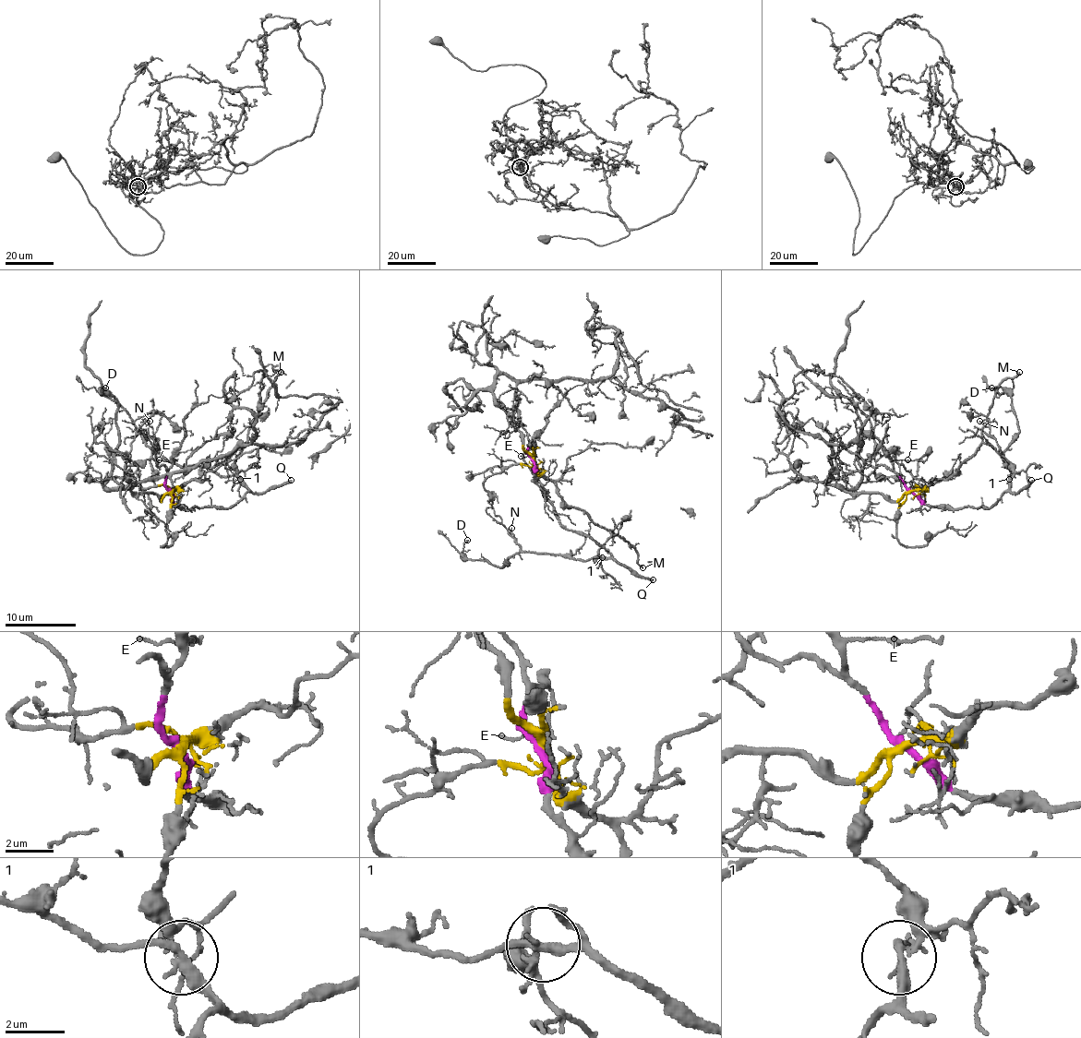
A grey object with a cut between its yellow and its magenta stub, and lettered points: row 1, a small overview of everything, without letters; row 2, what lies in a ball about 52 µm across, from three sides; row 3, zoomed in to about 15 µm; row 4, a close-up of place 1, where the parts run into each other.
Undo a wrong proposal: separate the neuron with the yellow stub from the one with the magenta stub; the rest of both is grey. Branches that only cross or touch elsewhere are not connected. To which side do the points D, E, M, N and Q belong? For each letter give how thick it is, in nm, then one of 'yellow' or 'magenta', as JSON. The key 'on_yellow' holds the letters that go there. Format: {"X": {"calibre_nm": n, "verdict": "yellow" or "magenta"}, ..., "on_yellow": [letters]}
{"D": {"calibre_nm": 120, "verdict": "magenta"}, "E": {"calibre_nm": 80, "verdict": "magenta"}, "M": {"calibre_nm": 240, "verdict": "yellow"}, "N": {"calibre_nm": 140, "verdict": "magenta"}, "Q": {"calibre_nm": 240, "verdict": "magenta"}, "on_yellow": ["M"]}

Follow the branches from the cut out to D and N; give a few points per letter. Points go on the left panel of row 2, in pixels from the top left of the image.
D: (171, 489), (171, 502), (190, 508), (232, 507), (249, 489), (233, 475), (165, 461), (102, 394), (105, 388)
N: (171, 489), (171, 502), (190, 508), (232, 507), (249, 489), (233, 475), (173, 464), (159, 450), (150, 420)

